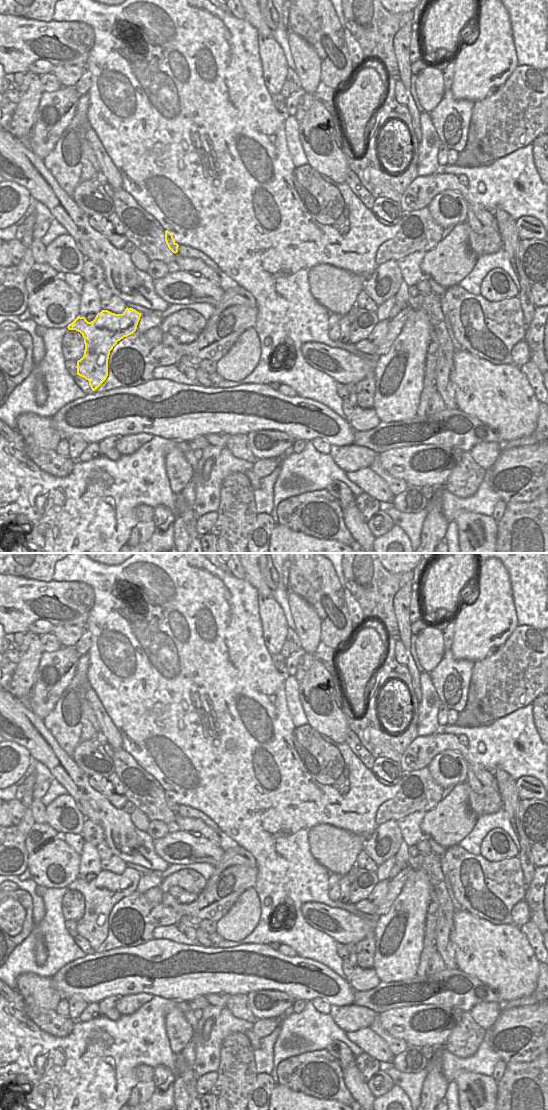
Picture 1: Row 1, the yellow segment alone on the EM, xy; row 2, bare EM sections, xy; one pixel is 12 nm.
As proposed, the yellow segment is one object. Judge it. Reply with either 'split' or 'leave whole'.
leave whole

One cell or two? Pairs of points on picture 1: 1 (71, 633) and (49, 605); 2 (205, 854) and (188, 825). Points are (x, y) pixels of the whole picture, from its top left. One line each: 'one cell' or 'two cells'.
1: two cells
2: two cells

